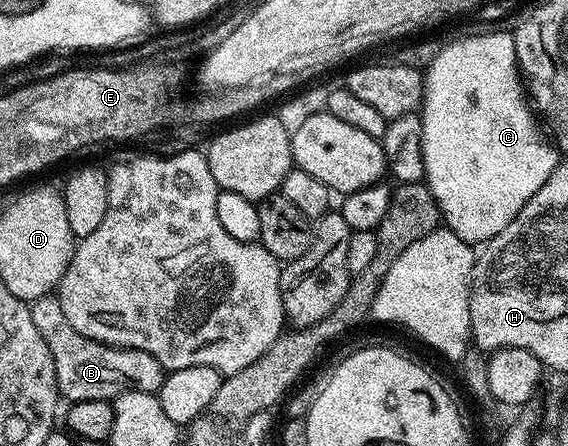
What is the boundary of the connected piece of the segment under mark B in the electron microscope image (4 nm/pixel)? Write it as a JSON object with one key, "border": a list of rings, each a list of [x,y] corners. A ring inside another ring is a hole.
{"border":[[[52,292],[29,303],[33,324],[41,332],[49,352],[53,352],[53,368],[57,372],[59,393],[68,403],[81,400],[114,400],[130,388],[158,395],[165,377],[160,362],[144,350],[128,350],[125,346],[107,346],[104,342],[81,336],[65,318],[58,293]]]}

